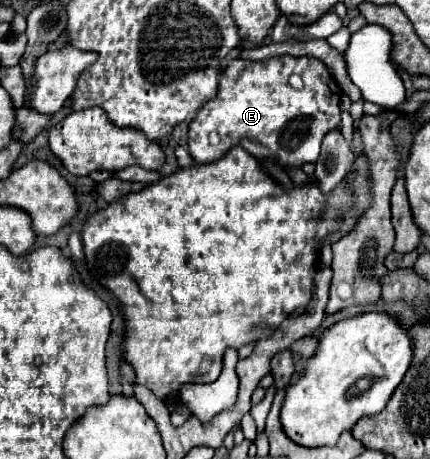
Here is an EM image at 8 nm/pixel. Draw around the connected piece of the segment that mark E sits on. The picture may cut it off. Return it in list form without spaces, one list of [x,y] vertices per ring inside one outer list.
[[[274,56],[266,62],[250,62],[242,58],[230,60],[222,72],[216,98],[206,102],[188,126],[188,152],[196,164],[214,162],[232,146],[242,146],[258,160],[272,158],[272,162],[282,168],[296,168],[306,162],[316,162],[320,156],[322,138],[340,124],[340,96],[340,86],[332,78],[326,64],[312,56]]]

